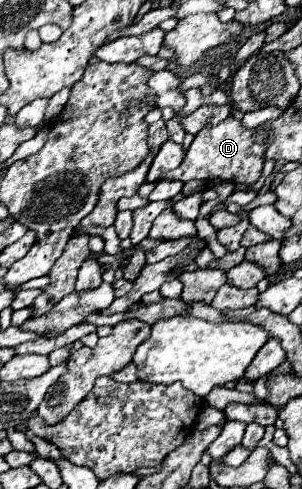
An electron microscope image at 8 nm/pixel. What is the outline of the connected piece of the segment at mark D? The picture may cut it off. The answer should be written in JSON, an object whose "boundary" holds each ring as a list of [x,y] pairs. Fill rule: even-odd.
{"boundary":[[[227,117],[223,123],[219,125],[211,125],[211,127],[203,127],[191,147],[187,149],[187,155],[183,159],[183,163],[173,169],[167,171],[167,175],[163,175],[163,179],[177,179],[177,181],[191,181],[191,179],[225,179],[225,181],[233,181],[233,183],[247,183],[253,185],[259,181],[261,171],[263,171],[263,163],[265,163],[265,151],[267,151],[267,137],[263,129],[247,129],[241,125],[241,121]]]}

